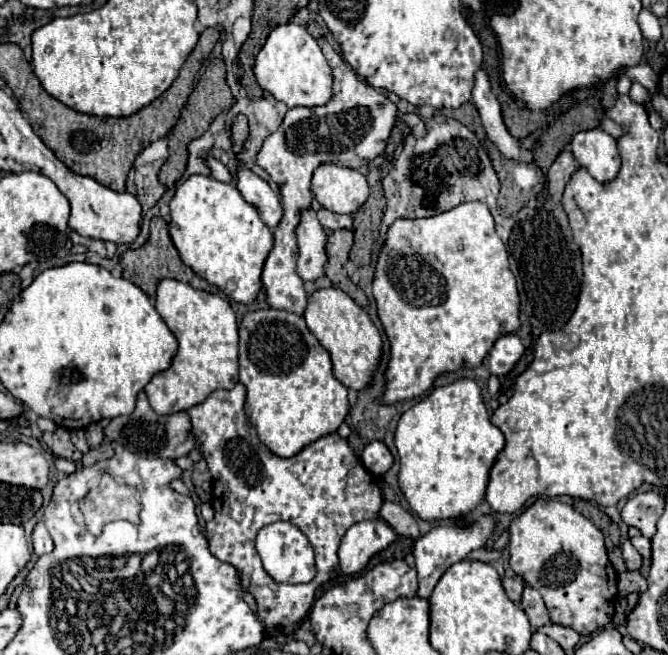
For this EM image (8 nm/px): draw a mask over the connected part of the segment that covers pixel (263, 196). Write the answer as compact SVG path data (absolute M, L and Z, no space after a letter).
M237 165L237 189L241 191L243 199L259 211L263 223L269 229L277 227L277 223L283 217L283 207L265 179L255 175L245 165Z

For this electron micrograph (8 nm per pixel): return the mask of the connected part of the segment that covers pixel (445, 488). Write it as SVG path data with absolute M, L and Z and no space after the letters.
M457 379L449 385L435 387L417 405L407 409L395 431L395 445L399 451L399 487L405 493L411 511L421 519L449 519L473 511L483 501L483 489L487 489L487 469L505 445L503 433L491 425L487 407L481 397L481 389L473 379Z

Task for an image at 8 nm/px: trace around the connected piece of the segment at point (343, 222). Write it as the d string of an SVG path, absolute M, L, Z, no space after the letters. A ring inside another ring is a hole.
M319 209L317 213L323 229L335 231L335 229L351 229L351 217L349 215L337 215L329 209Z

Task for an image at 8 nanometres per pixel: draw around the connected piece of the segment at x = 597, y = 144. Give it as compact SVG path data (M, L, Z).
M603 129L579 131L571 139L571 151L581 167L597 181L611 181L619 173L619 151L615 139Z

